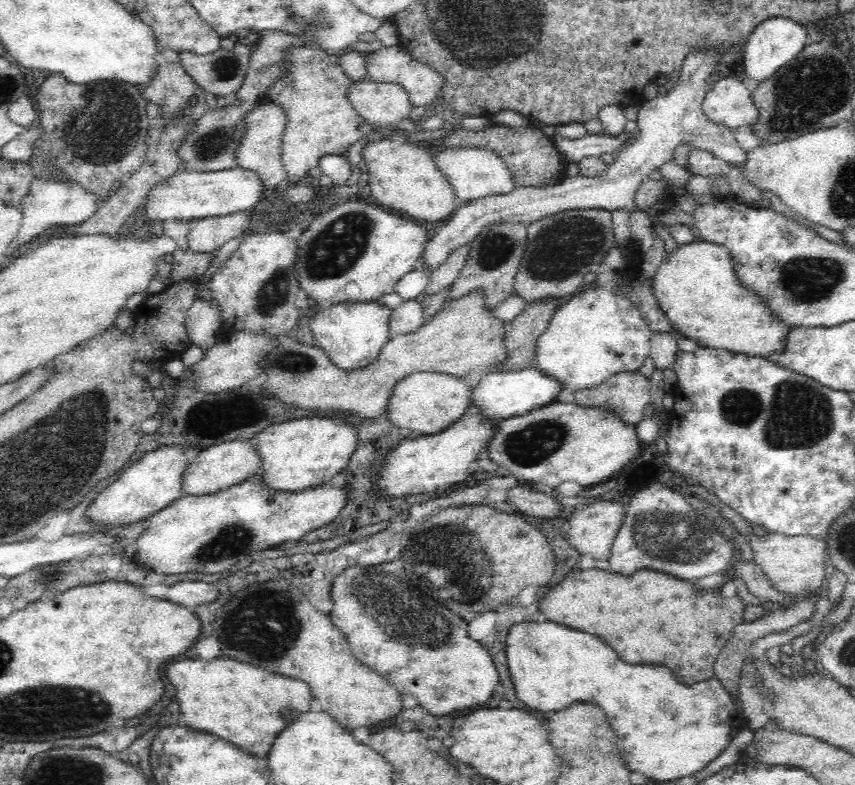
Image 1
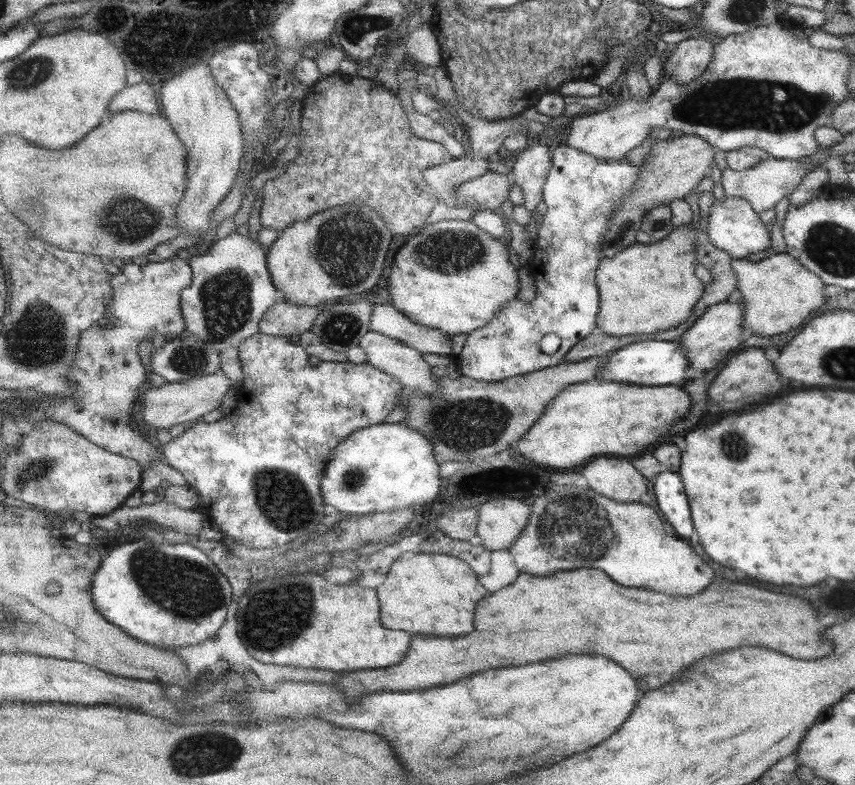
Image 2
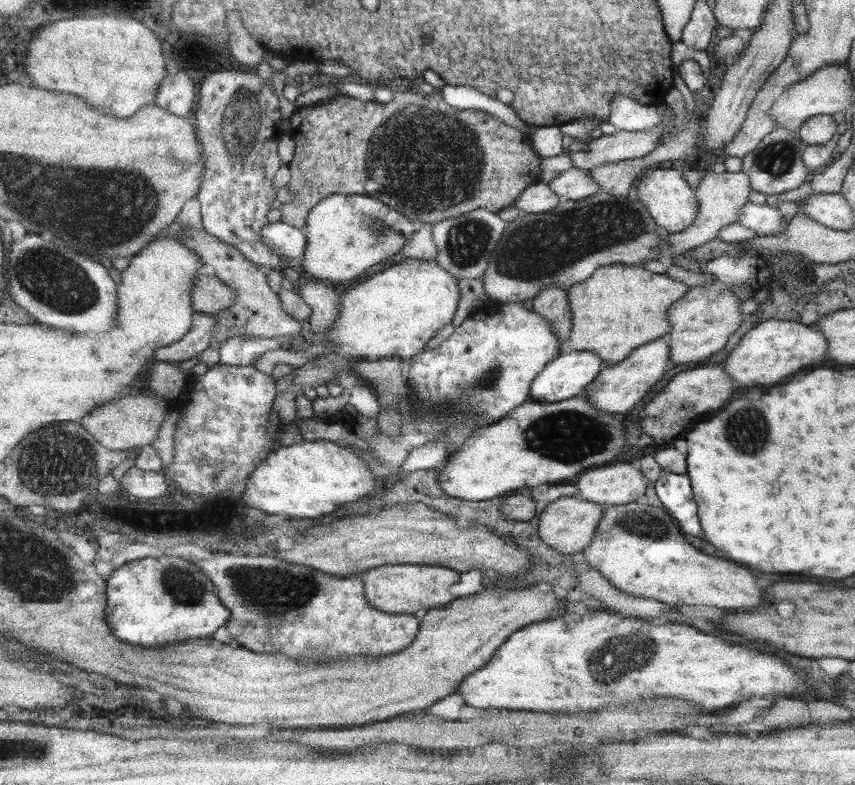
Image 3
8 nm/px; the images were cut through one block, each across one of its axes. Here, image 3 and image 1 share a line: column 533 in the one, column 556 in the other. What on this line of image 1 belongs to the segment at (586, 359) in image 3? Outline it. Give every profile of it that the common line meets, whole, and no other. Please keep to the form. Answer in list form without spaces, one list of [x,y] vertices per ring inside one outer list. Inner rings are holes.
[[[534,368],[514,370],[514,372],[508,372],[508,374],[504,374],[504,372],[484,372],[478,386],[470,388],[470,408],[478,410],[482,422],[486,422],[486,426],[496,426],[496,428],[502,422],[508,422],[510,418],[530,414],[530,412],[540,410],[548,404],[554,404],[560,398],[562,398],[562,392],[552,382],[552,378],[544,378],[544,374],[540,374]]]

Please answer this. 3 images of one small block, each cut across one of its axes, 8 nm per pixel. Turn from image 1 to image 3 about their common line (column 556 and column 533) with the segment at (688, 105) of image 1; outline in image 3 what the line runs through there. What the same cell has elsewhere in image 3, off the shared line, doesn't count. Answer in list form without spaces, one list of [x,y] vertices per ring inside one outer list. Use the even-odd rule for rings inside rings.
[[[533,184],[529,186],[521,198],[517,200],[515,208],[527,212],[527,214],[545,214],[547,210],[555,210],[561,204],[561,196],[549,186],[549,184]]]

